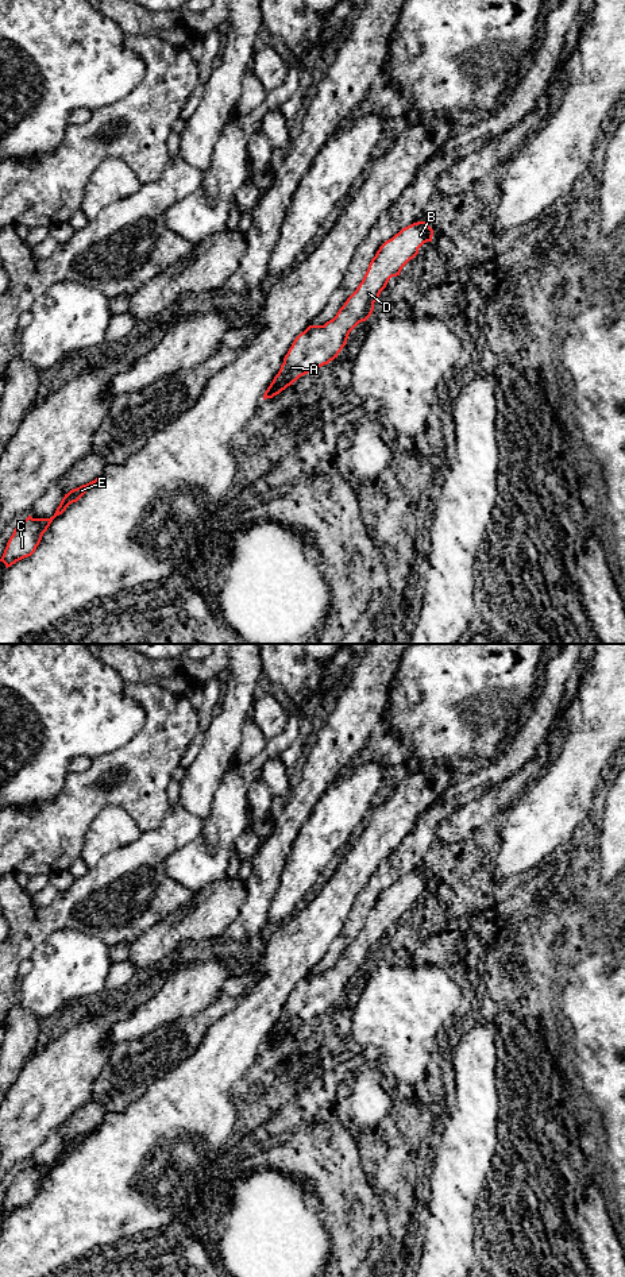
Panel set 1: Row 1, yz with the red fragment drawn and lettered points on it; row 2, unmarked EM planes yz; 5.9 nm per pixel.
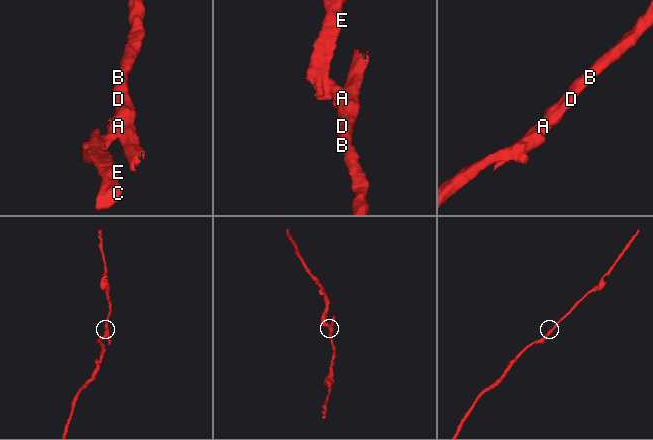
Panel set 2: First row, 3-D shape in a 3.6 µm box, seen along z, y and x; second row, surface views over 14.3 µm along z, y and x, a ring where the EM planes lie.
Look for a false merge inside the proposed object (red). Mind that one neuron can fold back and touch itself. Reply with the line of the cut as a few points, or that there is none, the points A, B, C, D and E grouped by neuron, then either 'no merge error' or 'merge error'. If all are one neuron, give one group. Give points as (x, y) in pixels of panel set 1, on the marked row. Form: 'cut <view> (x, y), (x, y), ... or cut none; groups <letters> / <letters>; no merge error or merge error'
cut yz (292, 381), (282, 385), (274, 393), (267, 388); groups A B D / C E; merge error

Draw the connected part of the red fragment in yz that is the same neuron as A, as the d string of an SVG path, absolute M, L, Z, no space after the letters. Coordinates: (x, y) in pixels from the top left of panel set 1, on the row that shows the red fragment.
M417 221L386 240L371 259L362 282L336 316L324 325L309 325L294 339L269 386L270 391L275 394L281 386L296 382L337 358L350 332L371 316L374 302L389 279L400 275L402 267L418 254L418 248L432 242L432 236L433 229L427 221Z

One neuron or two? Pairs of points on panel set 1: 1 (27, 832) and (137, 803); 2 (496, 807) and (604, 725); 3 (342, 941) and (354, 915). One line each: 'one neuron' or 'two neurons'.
1: one neuron
2: two neurons
3: one neuron

